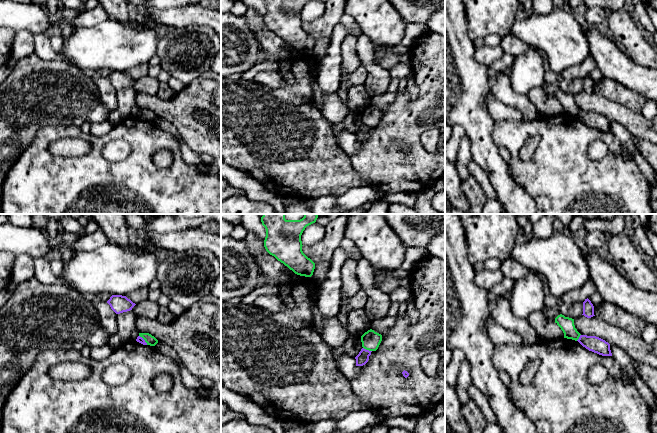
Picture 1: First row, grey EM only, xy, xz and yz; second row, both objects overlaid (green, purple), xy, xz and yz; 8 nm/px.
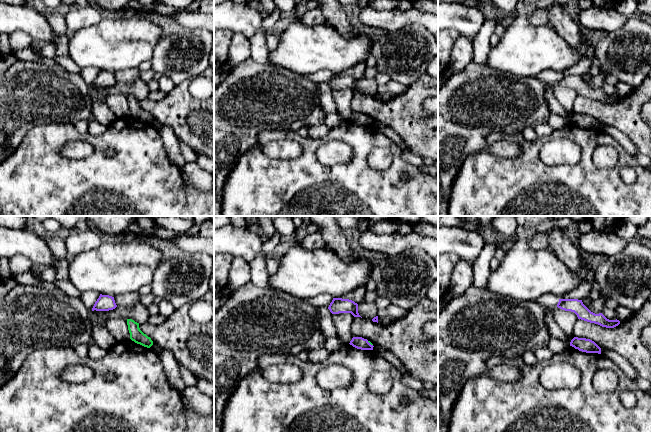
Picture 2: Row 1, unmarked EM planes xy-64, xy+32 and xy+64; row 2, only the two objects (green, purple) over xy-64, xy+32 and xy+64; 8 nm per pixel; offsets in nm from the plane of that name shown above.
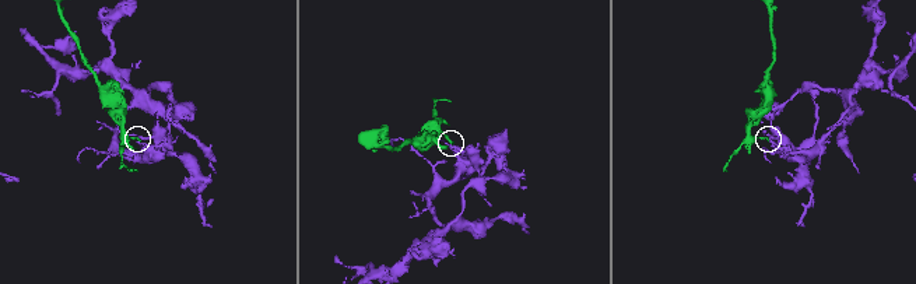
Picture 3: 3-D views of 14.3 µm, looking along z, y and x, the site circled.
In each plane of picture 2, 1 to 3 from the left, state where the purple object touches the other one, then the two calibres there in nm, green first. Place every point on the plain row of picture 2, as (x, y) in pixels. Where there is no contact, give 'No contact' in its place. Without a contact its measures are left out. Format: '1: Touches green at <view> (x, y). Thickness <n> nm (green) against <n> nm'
1: No contact
2: Touches green at xy+32 (370, 119). Thickness 20 nm (green) against 100 nm
3: No contact

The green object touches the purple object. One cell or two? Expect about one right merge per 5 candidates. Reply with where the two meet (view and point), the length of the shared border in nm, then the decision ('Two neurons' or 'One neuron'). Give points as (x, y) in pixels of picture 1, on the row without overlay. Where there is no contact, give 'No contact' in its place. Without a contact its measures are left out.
Touches green at xz (367, 125). Shared border 80 nm. Two neurons

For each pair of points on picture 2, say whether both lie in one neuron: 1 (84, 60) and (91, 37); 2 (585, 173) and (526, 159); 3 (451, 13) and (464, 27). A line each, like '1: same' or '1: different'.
1: same
2: same
3: same

